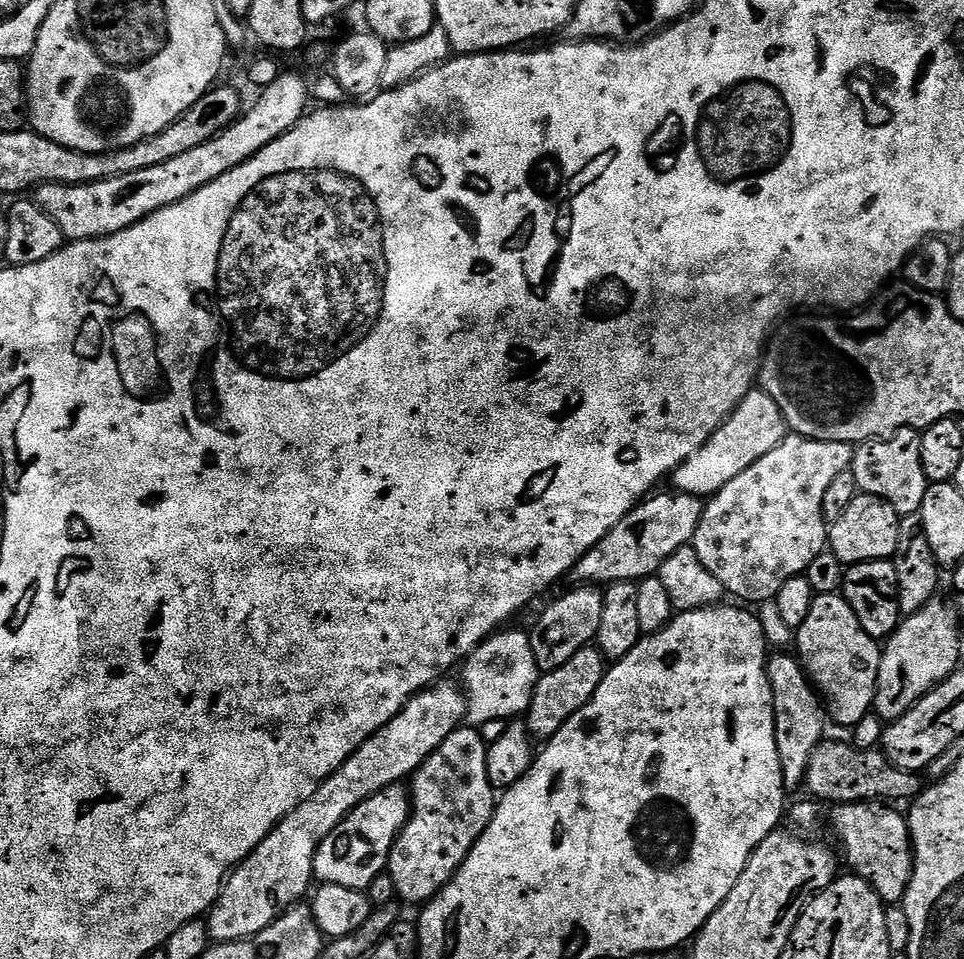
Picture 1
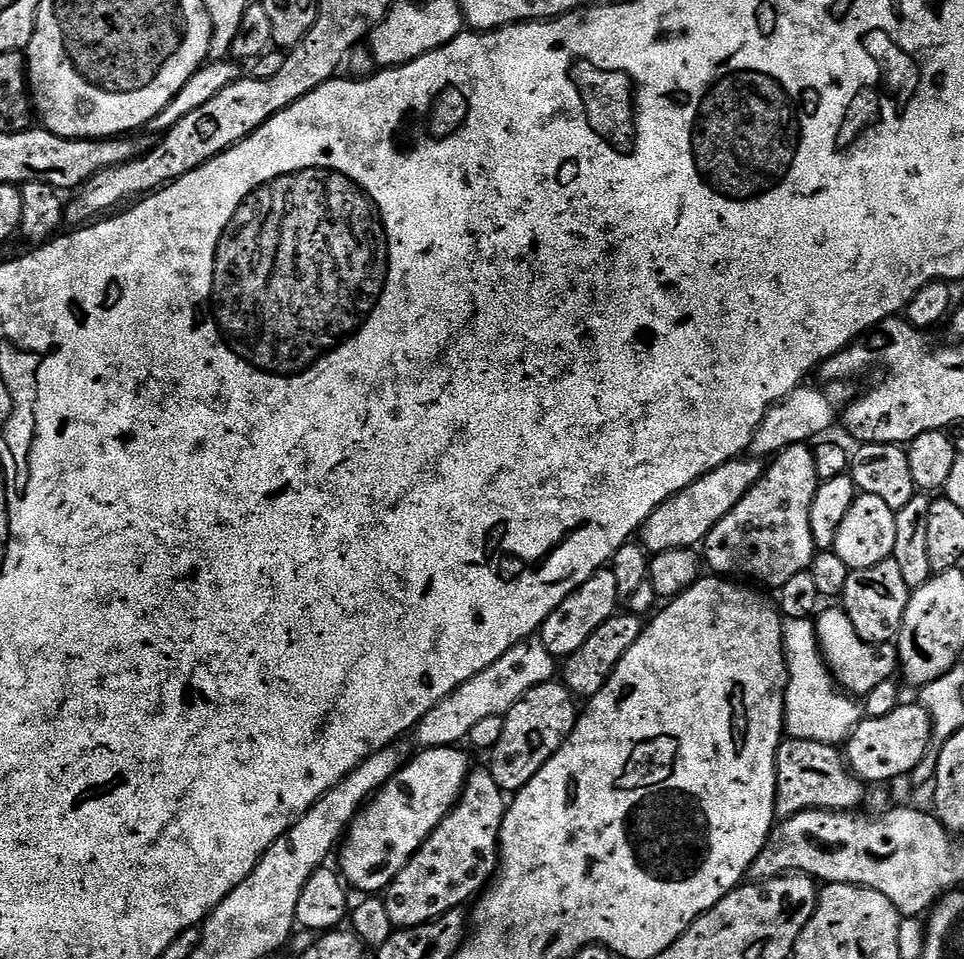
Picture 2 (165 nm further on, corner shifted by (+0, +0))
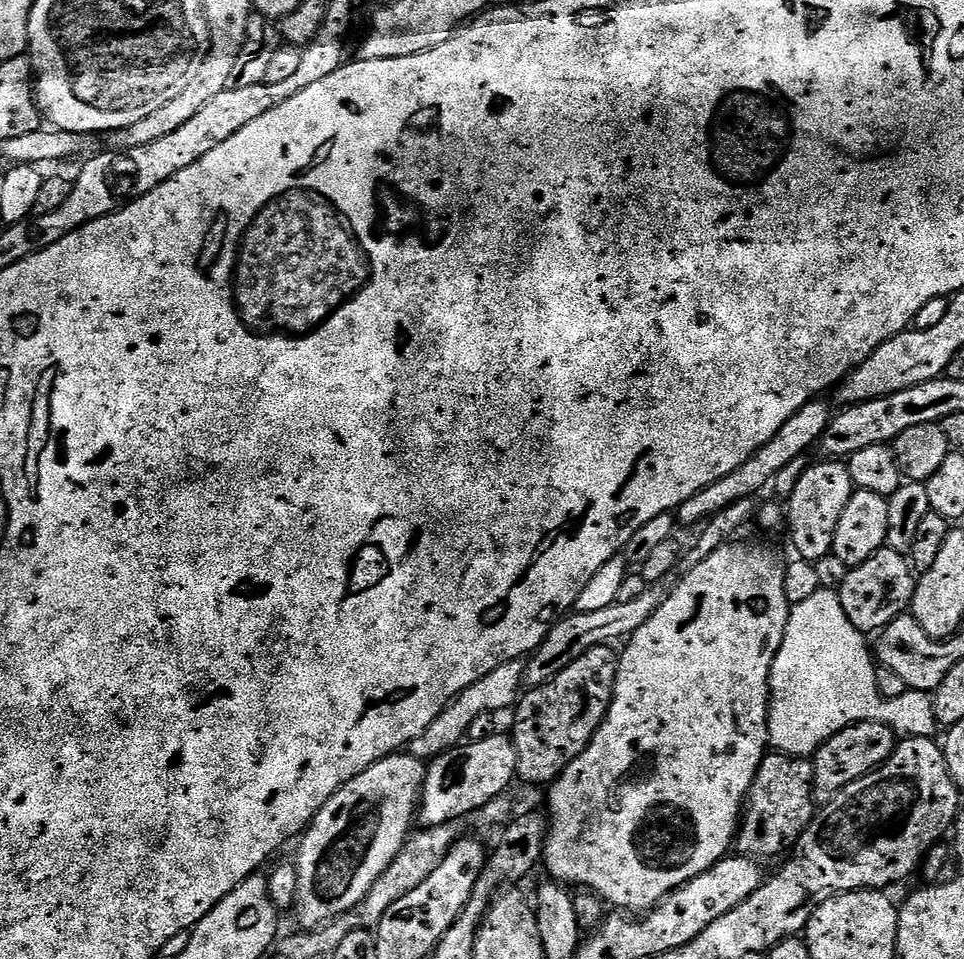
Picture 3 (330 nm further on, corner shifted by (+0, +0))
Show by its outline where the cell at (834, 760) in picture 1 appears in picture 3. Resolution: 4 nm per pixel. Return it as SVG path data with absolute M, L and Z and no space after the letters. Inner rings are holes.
M783 754L765 755L752 788L734 841L734 848L742 857L765 862L779 852L787 853L813 823L812 815L818 807L812 790L812 765L807 759Z

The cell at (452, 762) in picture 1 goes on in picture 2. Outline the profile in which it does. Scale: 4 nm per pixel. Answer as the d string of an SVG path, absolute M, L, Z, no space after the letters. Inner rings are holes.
M473 767L460 791L460 801L453 806L452 813L442 818L430 838L422 842L410 862L402 866L392 885L383 893L382 899L393 926L402 929L431 924L439 916L457 911L464 906L460 904L483 893L496 875L505 811L506 794L498 782L494 782L491 771L487 767Z

